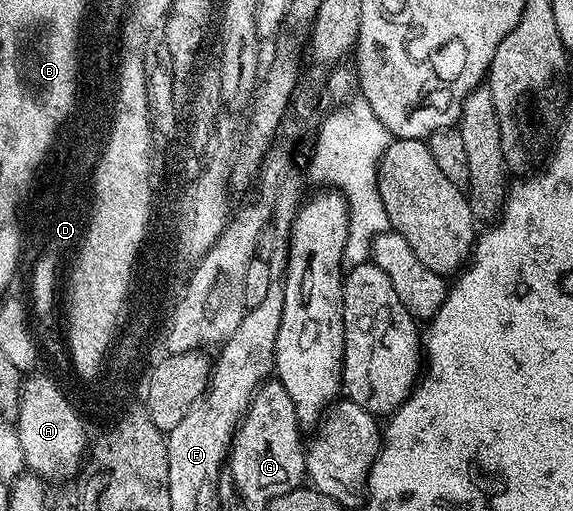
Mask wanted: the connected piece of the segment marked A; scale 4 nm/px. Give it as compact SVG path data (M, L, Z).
M45 375L28 376L19 391L17 428L21 451L25 451L27 469L48 482L71 477L78 469L80 472L89 449L88 426L83 421L77 421L77 417L65 403L67 397L68 394Z

